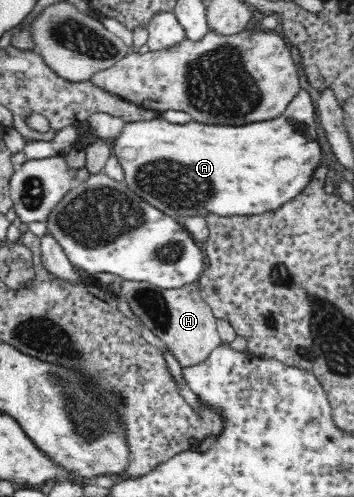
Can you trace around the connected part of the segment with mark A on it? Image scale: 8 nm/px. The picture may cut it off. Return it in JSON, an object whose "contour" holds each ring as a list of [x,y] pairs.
{"contour":[[[302,89],[284,113],[272,121],[257,121],[240,127],[206,125],[194,120],[180,125],[162,117],[150,121],[126,121],[122,135],[112,140],[112,153],[123,167],[127,187],[178,223],[188,217],[206,219],[211,214],[235,217],[274,212],[294,202],[308,187],[316,169],[323,163],[322,149],[316,136],[316,113],[310,93]]]}

